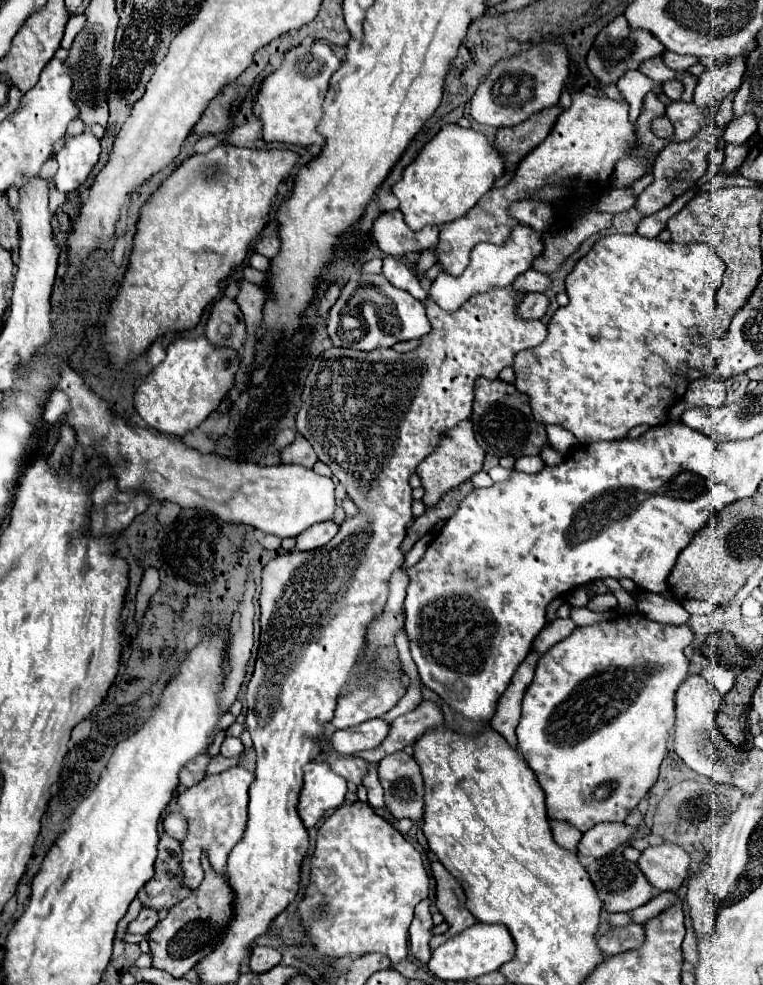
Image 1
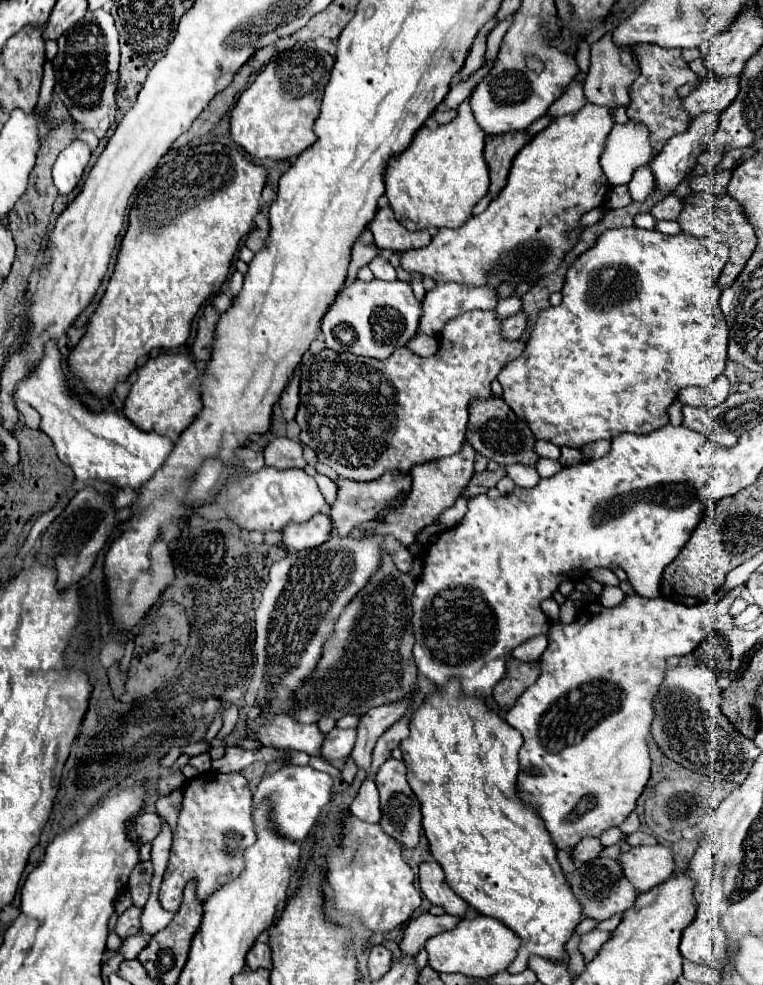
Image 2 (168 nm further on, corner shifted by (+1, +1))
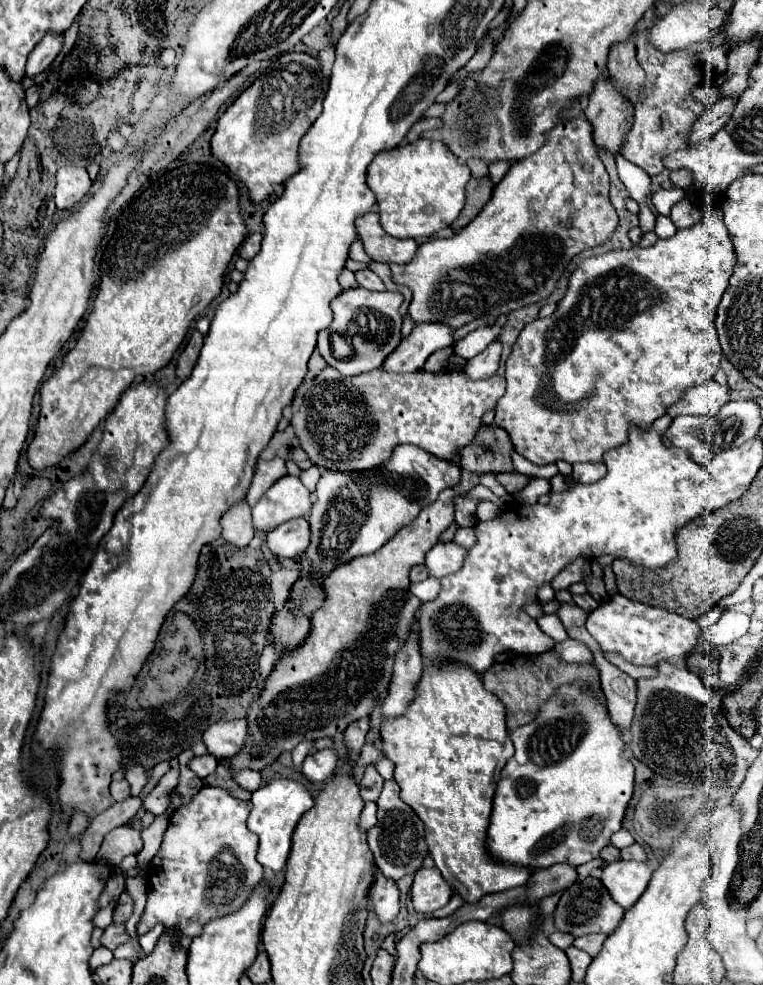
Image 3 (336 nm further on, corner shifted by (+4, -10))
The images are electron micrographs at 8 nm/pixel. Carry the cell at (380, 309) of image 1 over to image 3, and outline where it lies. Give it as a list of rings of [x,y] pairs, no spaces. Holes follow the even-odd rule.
[[[363,287],[347,289],[337,299],[333,299],[333,333],[319,333],[317,349],[327,361],[327,365],[335,367],[343,375],[361,375],[369,373],[383,365],[383,361],[399,347],[403,335],[401,335],[401,323],[403,317],[399,313],[399,307],[403,303],[401,293],[393,295],[369,295],[379,291],[365,291]],[[339,335],[353,347],[355,353],[339,353]]]

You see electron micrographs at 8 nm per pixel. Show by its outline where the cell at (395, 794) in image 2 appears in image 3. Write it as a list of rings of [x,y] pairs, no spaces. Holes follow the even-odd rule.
[[[393,779],[385,781],[383,791],[377,799],[377,807],[379,807],[377,825],[367,833],[367,843],[369,843],[369,849],[375,857],[375,865],[381,869],[381,873],[397,881],[403,875],[415,873],[427,855],[427,845],[425,845],[425,837],[423,837],[423,823],[415,815],[415,811],[411,811],[409,805],[401,801],[399,785]]]

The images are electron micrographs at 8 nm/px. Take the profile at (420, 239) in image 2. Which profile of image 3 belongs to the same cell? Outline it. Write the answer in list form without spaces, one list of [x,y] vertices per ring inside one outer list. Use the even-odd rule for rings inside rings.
[[[369,211],[357,219],[357,233],[365,245],[365,253],[379,263],[409,263],[419,245],[415,239],[395,239],[379,223],[379,215]]]

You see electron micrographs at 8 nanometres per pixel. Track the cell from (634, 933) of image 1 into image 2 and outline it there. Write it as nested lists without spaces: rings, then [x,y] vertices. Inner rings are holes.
[[[592,930],[592,932],[584,934],[584,936],[580,938],[580,946],[578,946],[578,950],[580,950],[582,956],[584,956],[584,960],[590,962],[590,960],[598,954],[600,946],[602,946],[610,936],[612,936],[610,932],[600,932],[600,930]]]

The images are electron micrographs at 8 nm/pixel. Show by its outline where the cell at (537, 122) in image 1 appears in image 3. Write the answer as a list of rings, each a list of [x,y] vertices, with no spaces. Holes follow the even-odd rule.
[[[485,175],[485,177],[471,177],[471,181],[467,183],[465,209],[461,211],[459,219],[451,227],[461,229],[461,227],[469,225],[479,215],[479,211],[489,203],[491,193],[493,193],[493,183],[491,183],[489,175]]]

